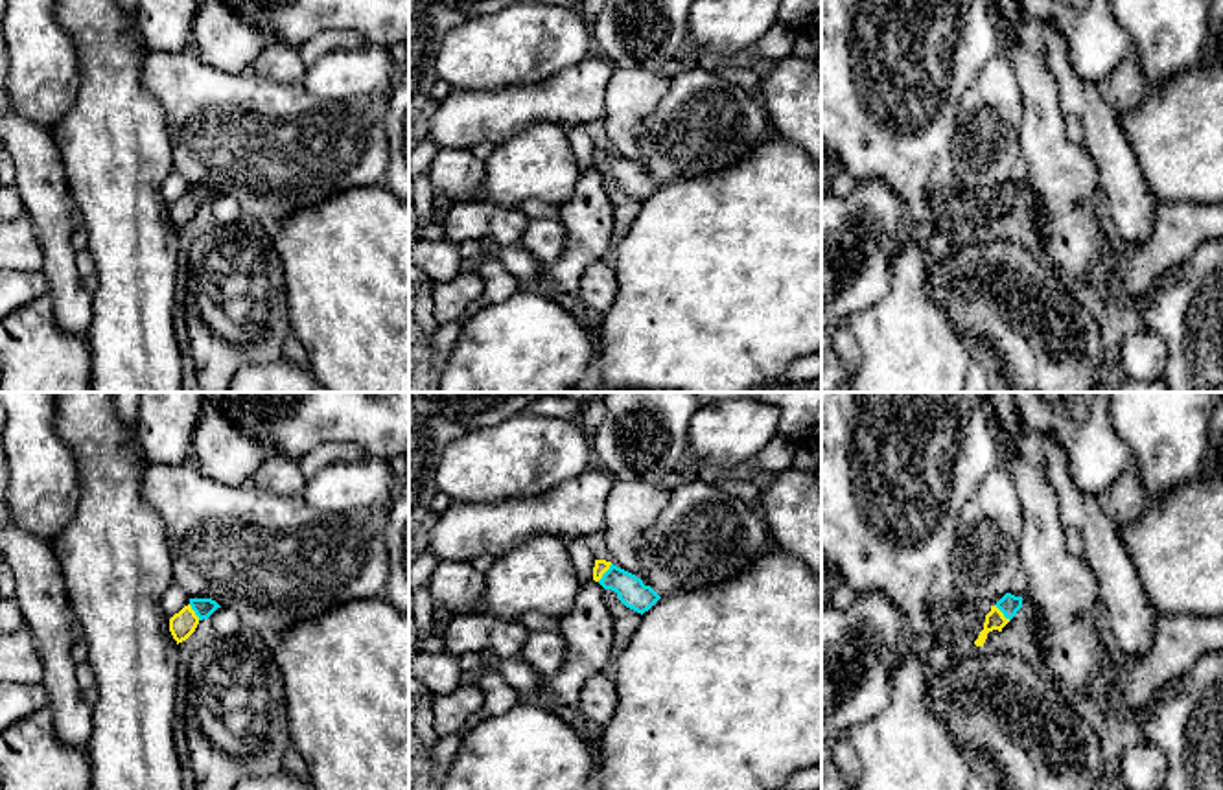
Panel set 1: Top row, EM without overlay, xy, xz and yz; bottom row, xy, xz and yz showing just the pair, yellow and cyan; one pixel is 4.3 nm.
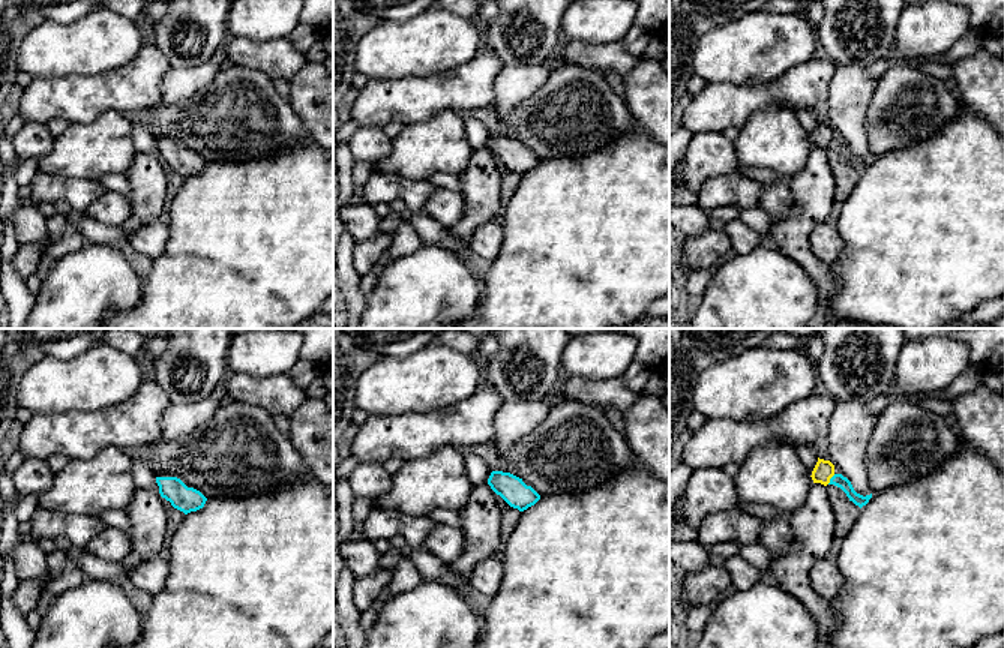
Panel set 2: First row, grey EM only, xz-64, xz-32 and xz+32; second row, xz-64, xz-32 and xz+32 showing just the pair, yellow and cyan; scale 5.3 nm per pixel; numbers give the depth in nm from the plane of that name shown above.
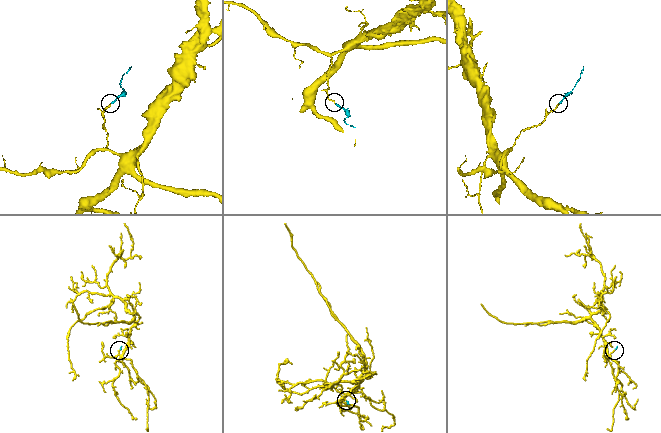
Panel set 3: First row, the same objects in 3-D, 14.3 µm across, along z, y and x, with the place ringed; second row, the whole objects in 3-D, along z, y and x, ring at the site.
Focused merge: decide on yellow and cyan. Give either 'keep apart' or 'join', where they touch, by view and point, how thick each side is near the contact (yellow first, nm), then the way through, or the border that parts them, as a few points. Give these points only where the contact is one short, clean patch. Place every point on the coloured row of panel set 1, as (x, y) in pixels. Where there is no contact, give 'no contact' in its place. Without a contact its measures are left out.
join; meets yellow in xz at (605, 571); 60 nm thick on the yellow side, 130 nm on the other; runs through xz (601, 566), (605, 571), (630, 590)

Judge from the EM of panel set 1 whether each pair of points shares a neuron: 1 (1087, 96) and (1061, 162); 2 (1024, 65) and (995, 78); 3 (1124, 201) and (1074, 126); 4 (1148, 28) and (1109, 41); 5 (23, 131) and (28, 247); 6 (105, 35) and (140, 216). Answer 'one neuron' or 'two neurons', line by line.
1: two neurons
2: two neurons
3: two neurons
4: two neurons
5: two neurons
6: one neuron

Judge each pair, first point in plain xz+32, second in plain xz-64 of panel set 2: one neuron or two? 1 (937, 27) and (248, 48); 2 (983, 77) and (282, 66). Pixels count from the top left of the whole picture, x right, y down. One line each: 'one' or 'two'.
1: two
2: two

